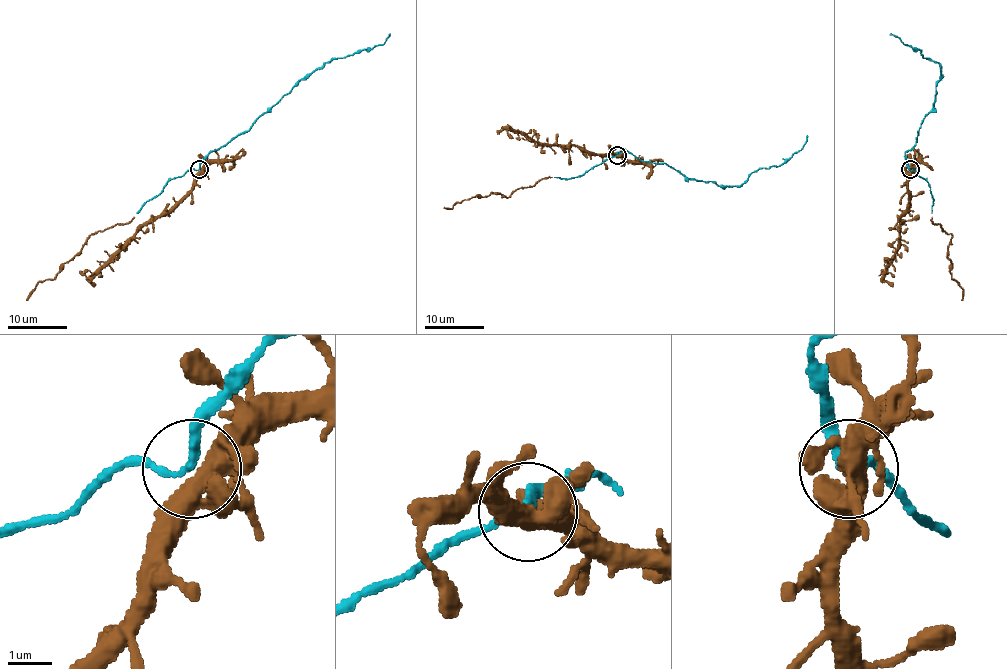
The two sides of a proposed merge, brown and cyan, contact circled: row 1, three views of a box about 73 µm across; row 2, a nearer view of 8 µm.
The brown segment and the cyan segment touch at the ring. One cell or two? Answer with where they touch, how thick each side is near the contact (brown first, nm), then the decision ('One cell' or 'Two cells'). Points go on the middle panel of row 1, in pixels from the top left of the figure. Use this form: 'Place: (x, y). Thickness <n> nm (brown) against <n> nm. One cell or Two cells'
Place: (617, 155). Thickness 440 nm (brown) against 190 nm. One cell

